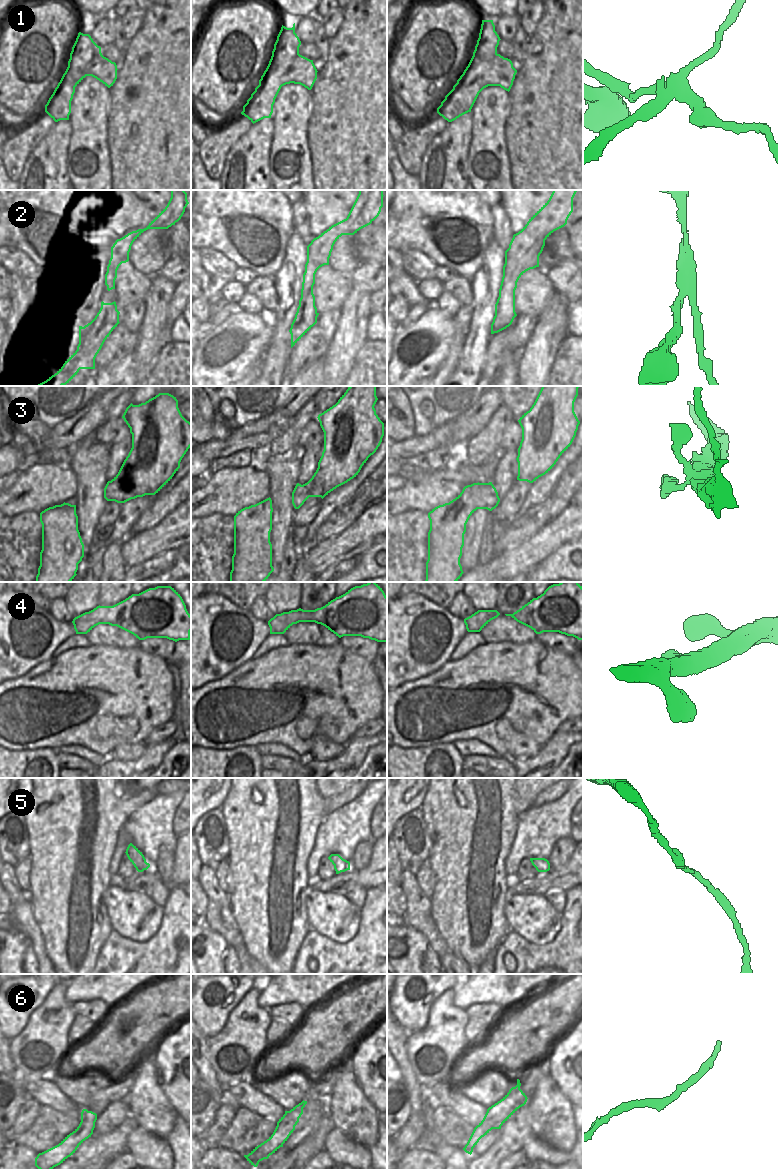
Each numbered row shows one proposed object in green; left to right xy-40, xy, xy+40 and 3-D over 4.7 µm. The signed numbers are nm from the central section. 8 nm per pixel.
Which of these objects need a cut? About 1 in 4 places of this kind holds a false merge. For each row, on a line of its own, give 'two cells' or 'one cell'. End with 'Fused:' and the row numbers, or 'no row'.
1: two cells
2: two cells
3: one cell
4: one cell
5: one cell
6: one cell
Fused: 1, 2

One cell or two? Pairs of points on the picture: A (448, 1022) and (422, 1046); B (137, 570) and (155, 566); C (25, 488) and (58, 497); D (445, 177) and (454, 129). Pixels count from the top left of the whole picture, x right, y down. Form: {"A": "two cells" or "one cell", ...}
{"A": "one cell", "B": "one cell", "C": "one cell", "D": "one cell"}

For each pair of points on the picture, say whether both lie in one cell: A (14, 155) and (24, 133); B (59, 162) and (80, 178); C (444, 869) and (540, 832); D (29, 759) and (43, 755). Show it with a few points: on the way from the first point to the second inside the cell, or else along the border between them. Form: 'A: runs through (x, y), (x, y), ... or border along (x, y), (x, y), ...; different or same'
A: runs through (16, 150), (24, 138); same
B: border along (68, 145), (67, 174), (70, 179); different
C: border along (518, 820), (516, 834), (503, 865); different
D: runs through (32, 759), (40, 758); same

